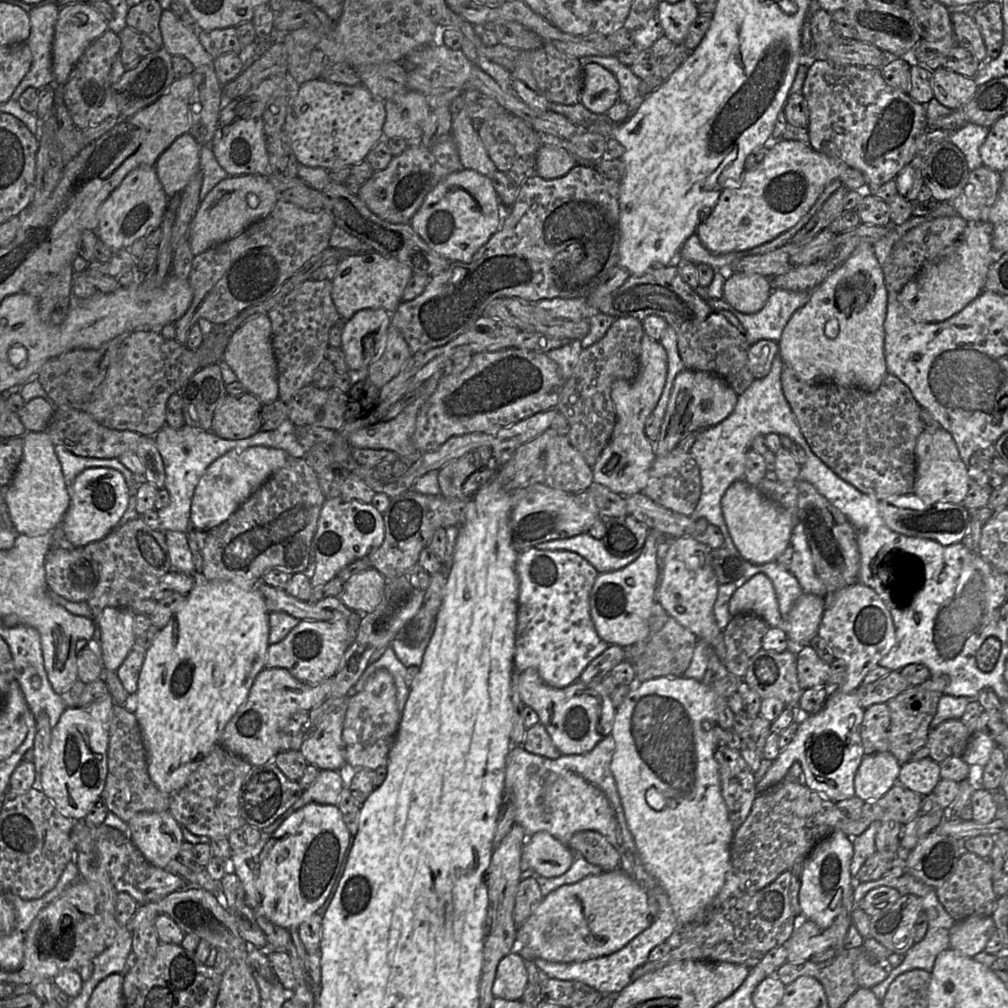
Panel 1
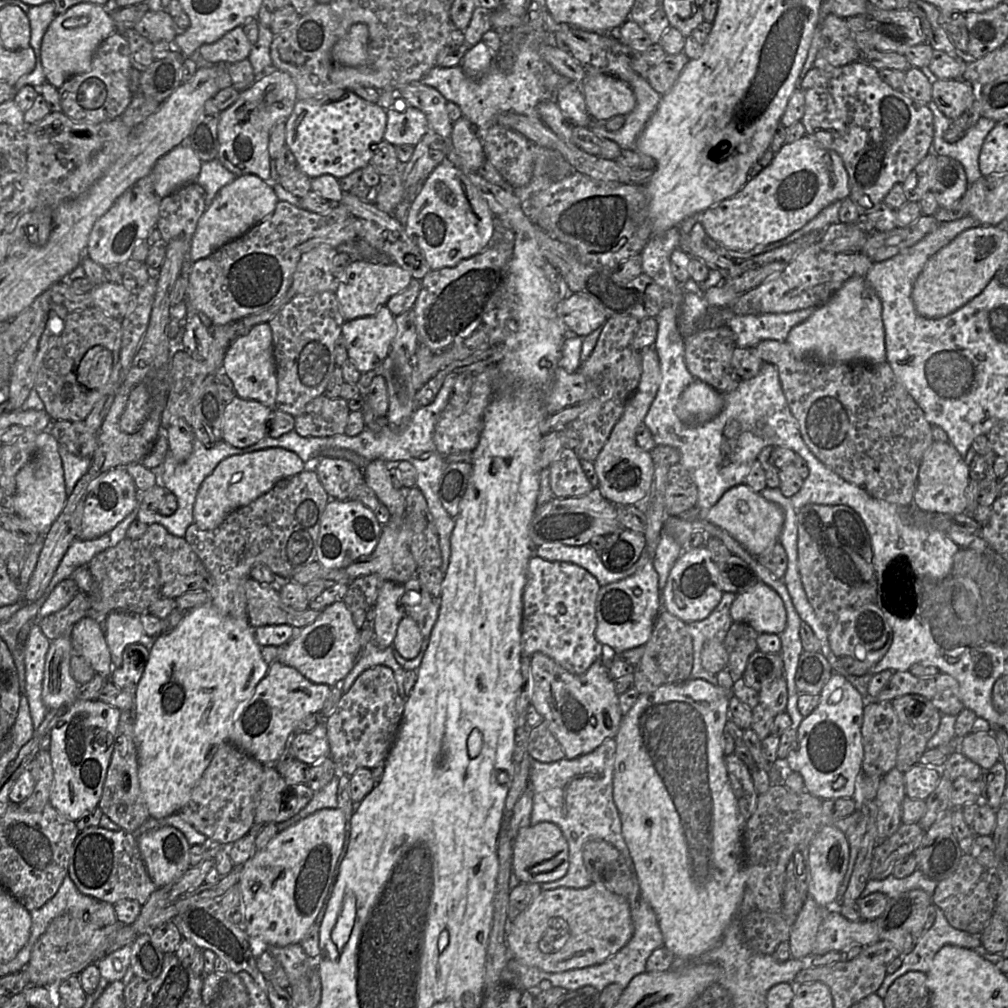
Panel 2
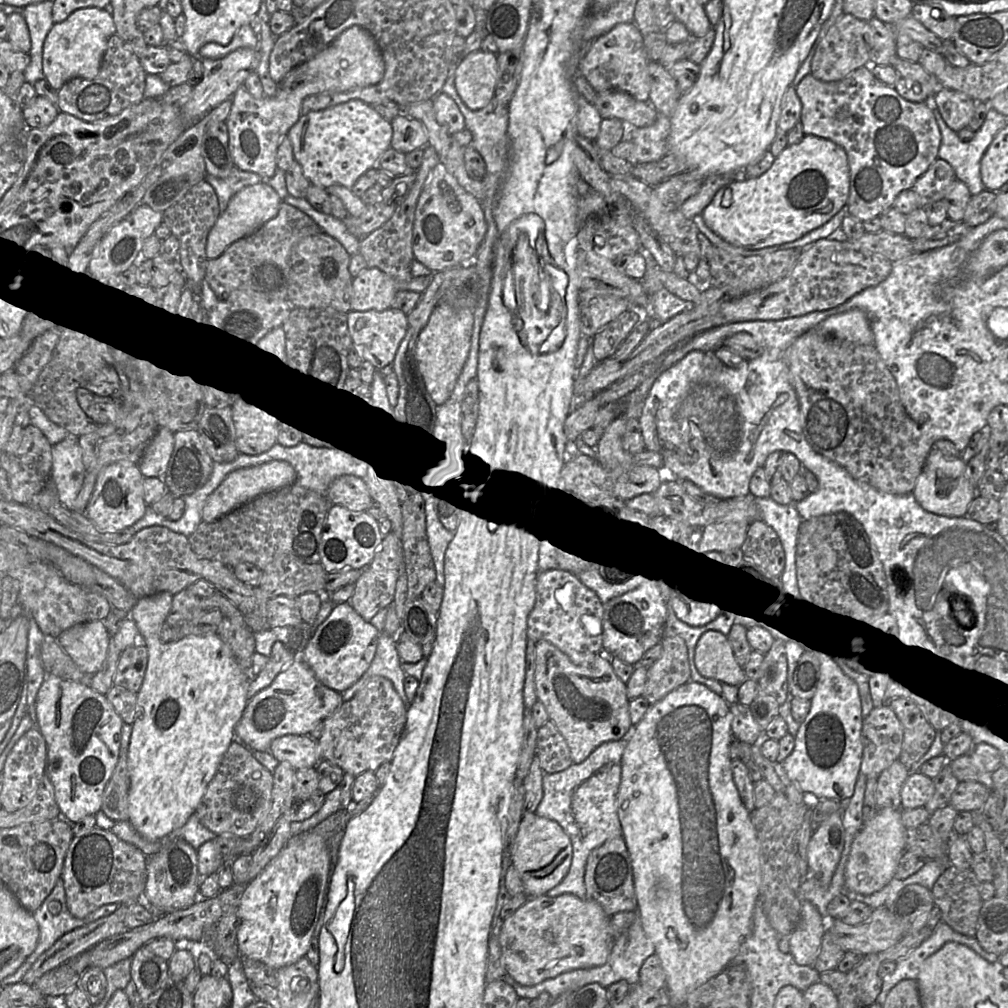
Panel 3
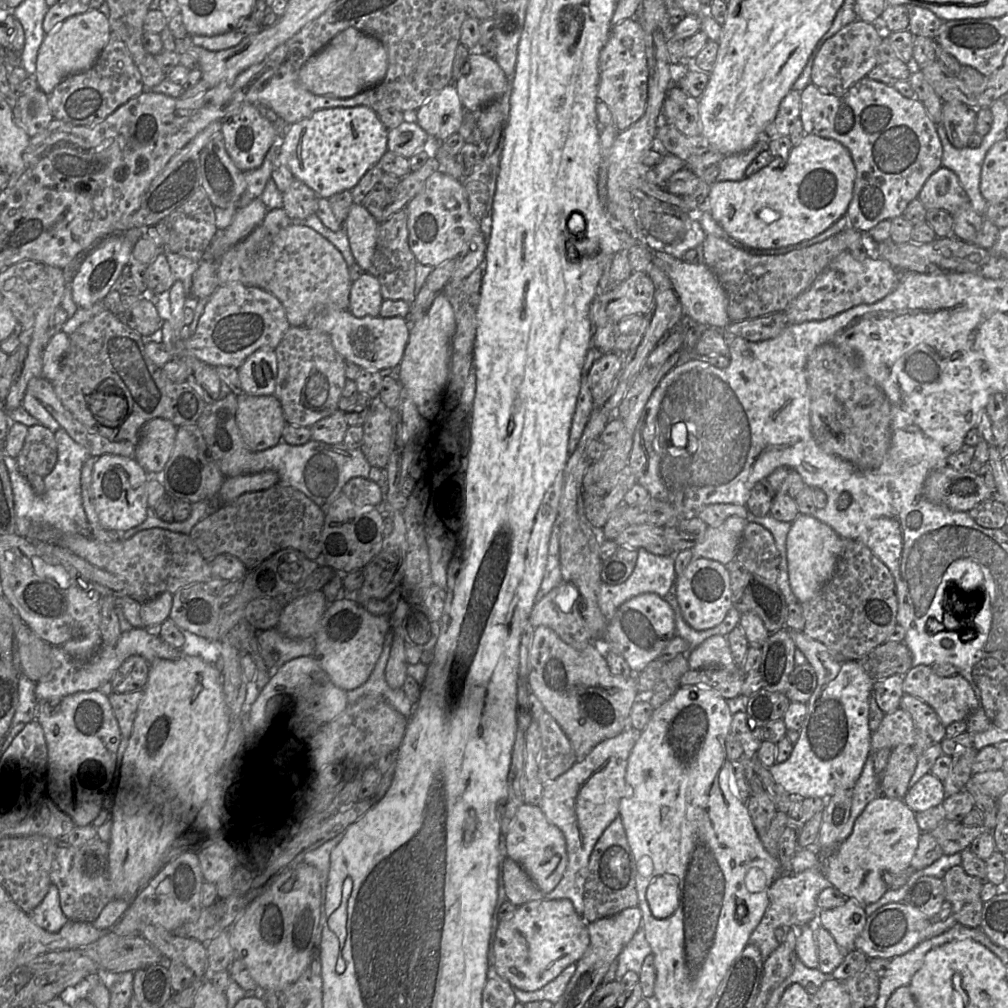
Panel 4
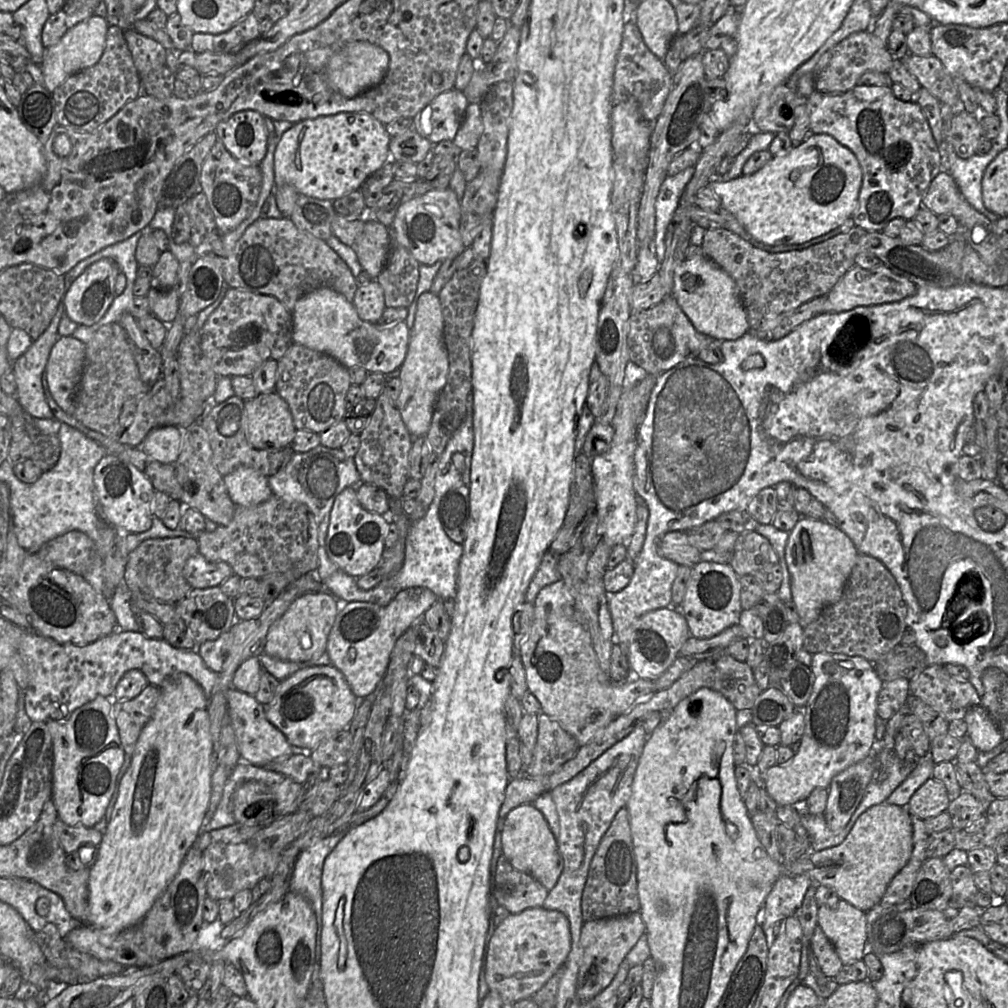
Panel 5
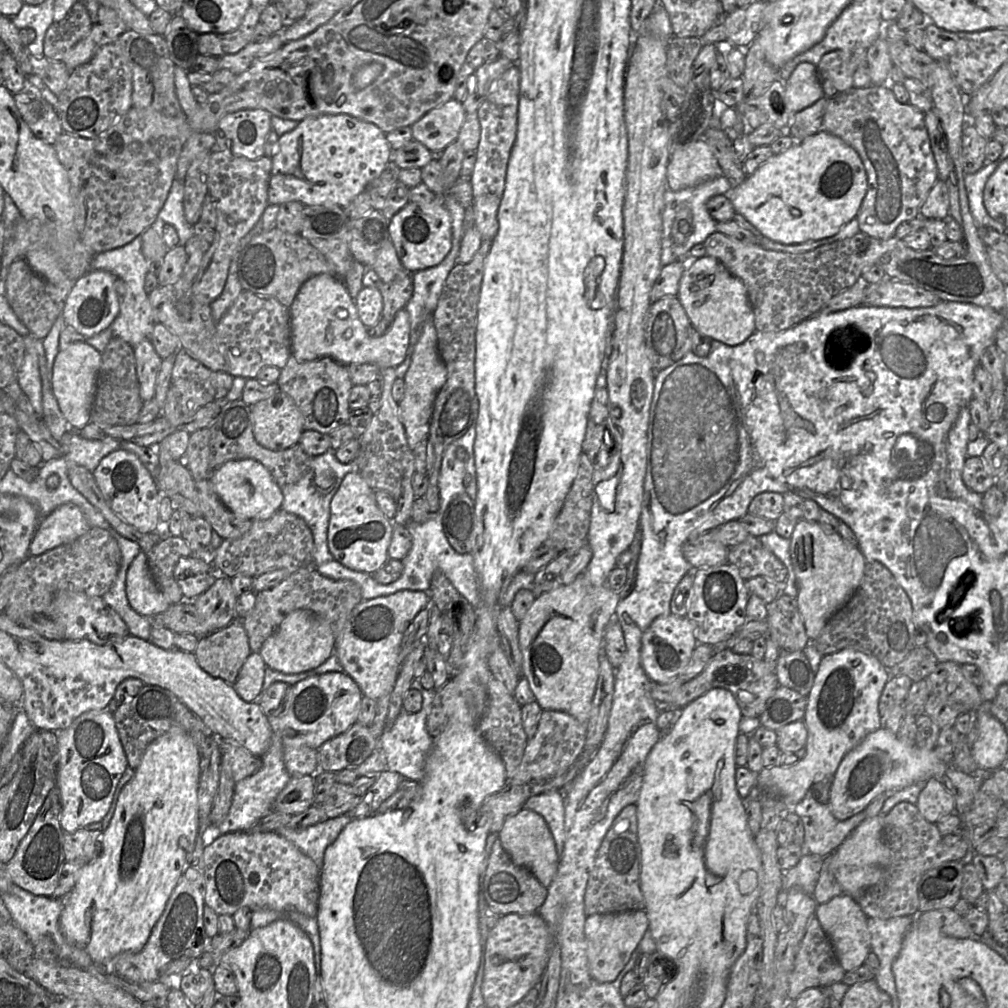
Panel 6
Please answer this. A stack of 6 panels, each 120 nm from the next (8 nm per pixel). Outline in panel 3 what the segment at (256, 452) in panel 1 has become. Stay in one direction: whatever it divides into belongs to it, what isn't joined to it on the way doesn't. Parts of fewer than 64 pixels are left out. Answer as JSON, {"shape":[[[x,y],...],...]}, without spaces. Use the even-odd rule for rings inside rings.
{"shape":[[[281,460],[236,469],[230,472],[208,496],[202,511],[202,520],[205,522],[213,522],[225,515],[238,504],[259,492],[272,487],[285,485],[295,480],[297,480],[297,473],[294,467],[290,463]]]}

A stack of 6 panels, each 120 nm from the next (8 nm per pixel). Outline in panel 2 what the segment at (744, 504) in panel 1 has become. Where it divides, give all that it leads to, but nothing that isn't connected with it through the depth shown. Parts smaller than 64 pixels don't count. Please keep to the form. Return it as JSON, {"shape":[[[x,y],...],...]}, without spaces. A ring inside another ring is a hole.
{"shape":[[[742,483],[728,489],[711,508],[702,509],[695,506],[678,517],[688,521],[706,520],[713,523],[726,530],[751,555],[759,556],[764,551],[770,551],[779,541],[785,514],[781,506],[768,501],[761,493],[753,491],[746,483]]]}

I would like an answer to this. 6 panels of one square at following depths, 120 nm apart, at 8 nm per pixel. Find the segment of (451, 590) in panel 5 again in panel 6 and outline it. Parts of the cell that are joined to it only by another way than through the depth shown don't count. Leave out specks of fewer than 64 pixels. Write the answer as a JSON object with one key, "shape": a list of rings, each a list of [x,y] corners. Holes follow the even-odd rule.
{"shape":[[[436,513],[434,514],[432,519],[429,519],[424,523],[416,523],[411,520],[405,527],[411,534],[412,546],[408,554],[405,556],[405,558],[401,560],[403,564],[403,572],[400,578],[397,579],[396,581],[389,584],[380,584],[374,580],[372,574],[351,570],[342,565],[341,563],[339,563],[338,561],[336,561],[335,559],[317,567],[318,572],[324,577],[327,577],[329,579],[351,580],[355,582],[356,584],[359,585],[361,589],[361,596],[363,601],[367,601],[377,597],[388,596],[390,594],[394,594],[401,590],[413,590],[413,591],[429,590],[431,587],[432,575],[436,570],[439,570],[448,578],[448,580],[451,582],[454,588],[463,597],[465,597],[472,606],[477,607],[478,605],[480,605],[482,599],[481,587],[477,572],[474,567],[473,557],[471,554],[459,554],[451,547],[443,531],[441,515],[439,513]]]}

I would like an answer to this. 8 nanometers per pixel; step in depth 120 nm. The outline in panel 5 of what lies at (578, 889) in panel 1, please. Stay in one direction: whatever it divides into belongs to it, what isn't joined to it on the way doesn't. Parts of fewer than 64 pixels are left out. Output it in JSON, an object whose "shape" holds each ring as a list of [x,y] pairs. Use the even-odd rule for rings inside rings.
{"shape":[[[543,907],[510,913],[495,928],[488,946],[484,977],[489,991],[514,1004],[532,997],[563,966],[571,949],[569,921],[563,913]]]}

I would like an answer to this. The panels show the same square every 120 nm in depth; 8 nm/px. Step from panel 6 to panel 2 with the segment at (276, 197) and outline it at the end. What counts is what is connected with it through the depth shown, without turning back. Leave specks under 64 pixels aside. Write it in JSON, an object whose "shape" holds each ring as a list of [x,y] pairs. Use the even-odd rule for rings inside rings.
{"shape":[[[334,91],[321,98],[297,100],[286,121],[286,145],[297,161],[297,168],[308,177],[330,174],[340,179],[370,163],[376,147],[384,140],[386,124],[386,110],[377,103],[366,101],[353,91]]]}

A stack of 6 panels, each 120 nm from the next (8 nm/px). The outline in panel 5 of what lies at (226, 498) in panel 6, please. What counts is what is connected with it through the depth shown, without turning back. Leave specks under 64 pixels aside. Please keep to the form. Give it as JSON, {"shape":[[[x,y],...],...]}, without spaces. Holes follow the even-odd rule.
{"shape":[[[238,467],[223,480],[236,506],[258,505],[273,496],[268,477],[250,467]]]}

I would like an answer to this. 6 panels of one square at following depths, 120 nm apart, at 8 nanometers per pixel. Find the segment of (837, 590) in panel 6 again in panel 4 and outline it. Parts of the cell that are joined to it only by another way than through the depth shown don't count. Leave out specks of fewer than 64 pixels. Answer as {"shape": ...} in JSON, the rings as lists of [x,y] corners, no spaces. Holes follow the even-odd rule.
{"shape":[[[799,514],[792,522],[787,536],[787,560],[790,586],[799,603],[813,598],[833,576],[843,550],[844,539],[814,516]]]}

